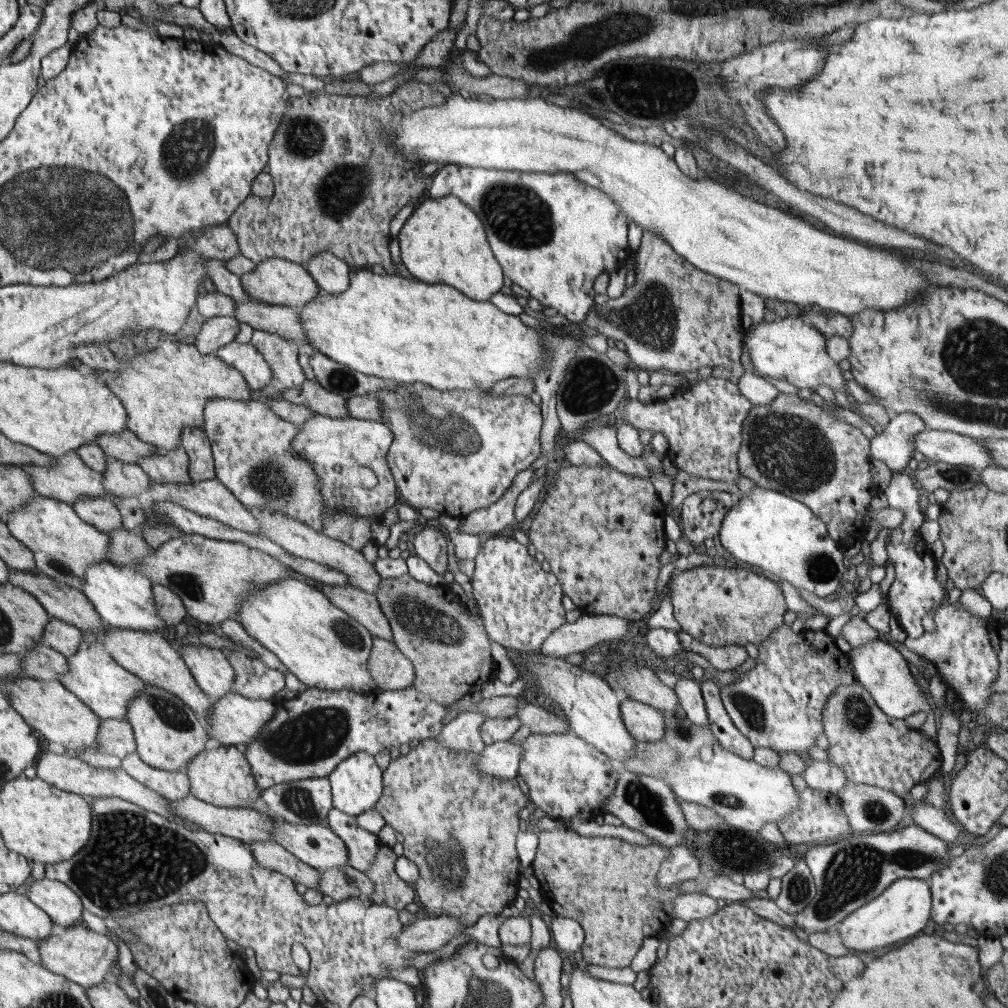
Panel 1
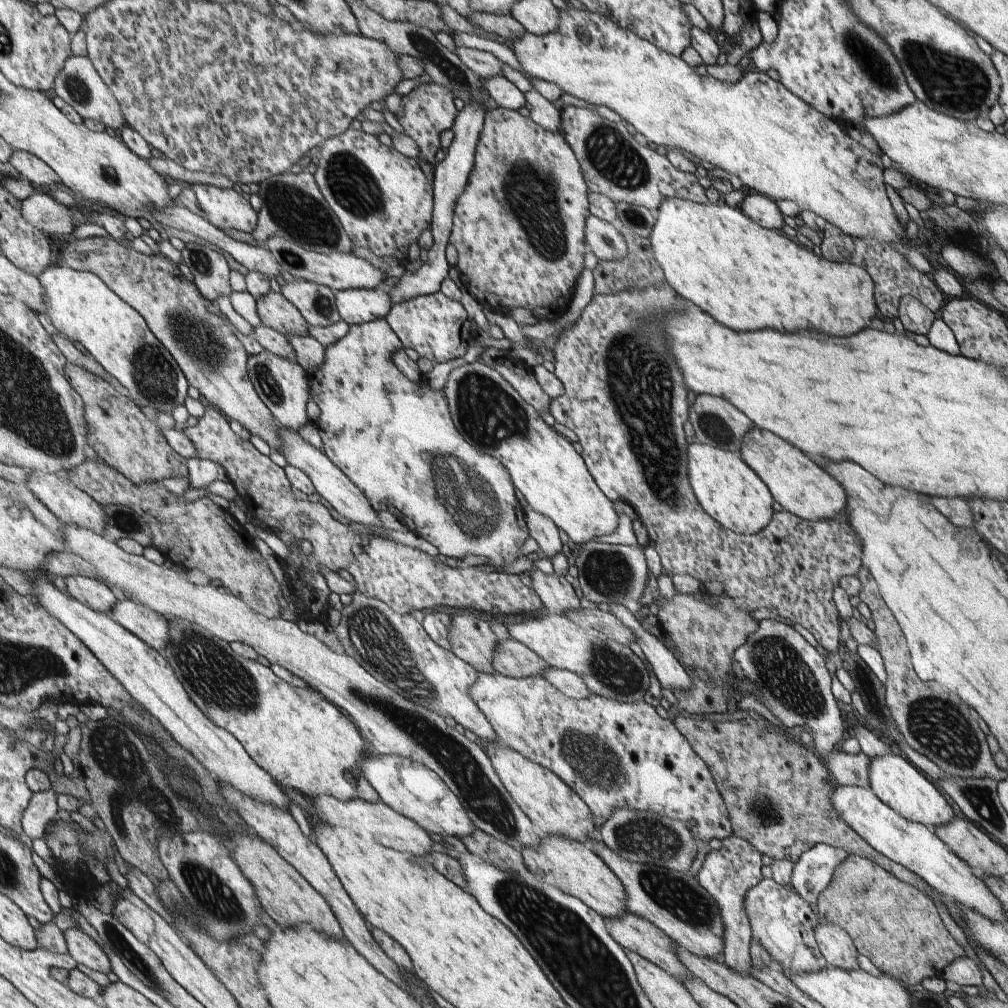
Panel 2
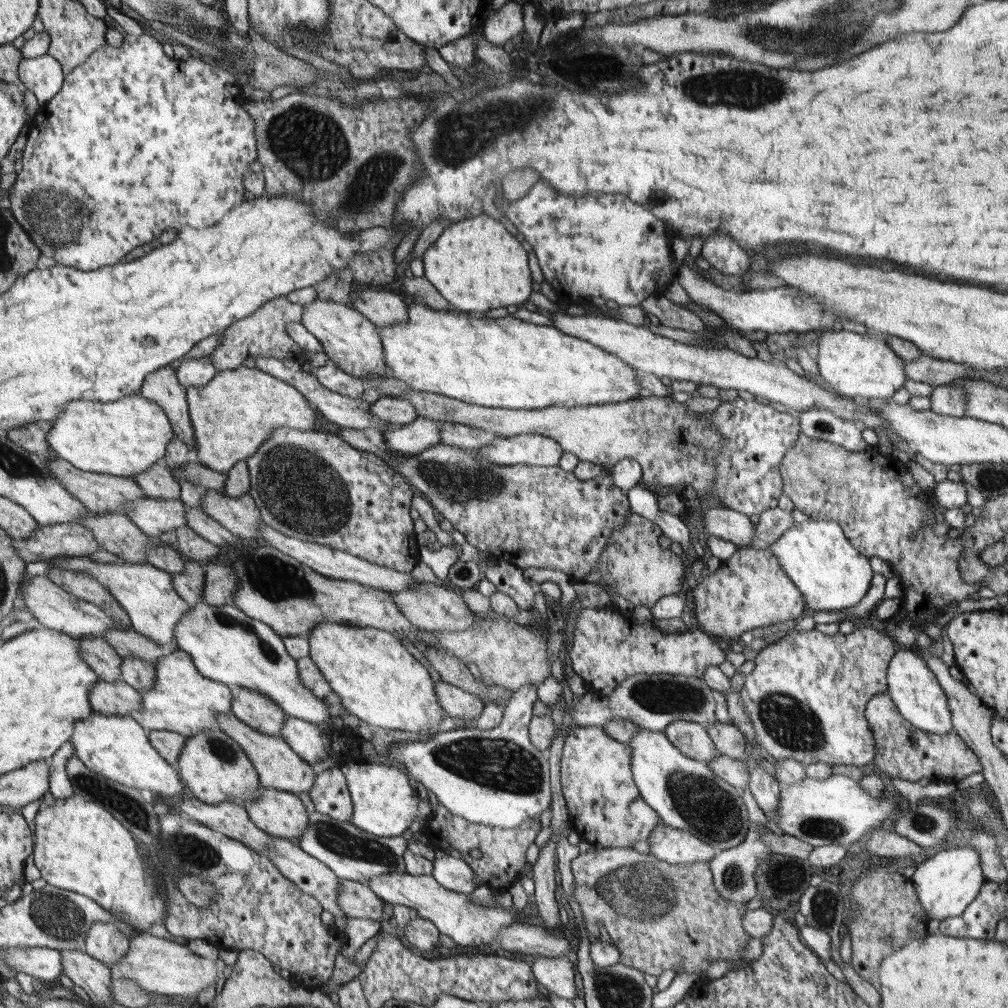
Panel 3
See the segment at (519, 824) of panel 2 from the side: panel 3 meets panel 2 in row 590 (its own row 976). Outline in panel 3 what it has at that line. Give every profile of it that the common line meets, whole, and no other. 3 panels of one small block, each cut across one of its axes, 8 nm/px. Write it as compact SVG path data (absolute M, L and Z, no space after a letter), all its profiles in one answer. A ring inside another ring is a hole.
M137 934L129 938L129 950L127 954L115 964L107 968L115 978L131 980L135 986L141 986L149 994L171 998L197 998L197 994L209 986L221 984L221 980L227 980L231 974L231 968L223 966L219 960L209 962L203 960L187 950L187 946L179 946L175 942L169 942L165 938L153 938L151 934Z

